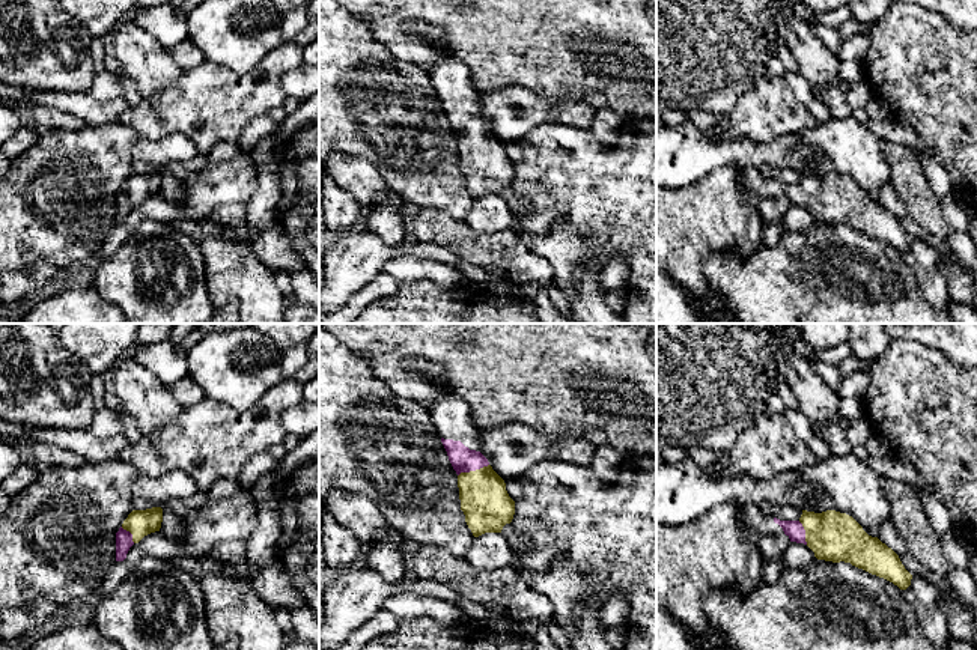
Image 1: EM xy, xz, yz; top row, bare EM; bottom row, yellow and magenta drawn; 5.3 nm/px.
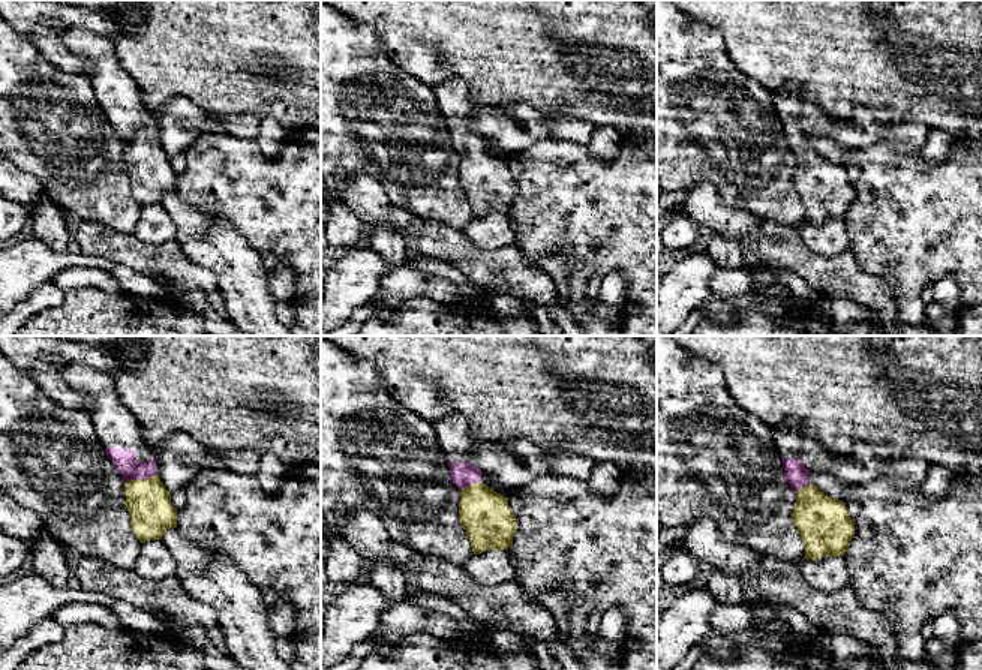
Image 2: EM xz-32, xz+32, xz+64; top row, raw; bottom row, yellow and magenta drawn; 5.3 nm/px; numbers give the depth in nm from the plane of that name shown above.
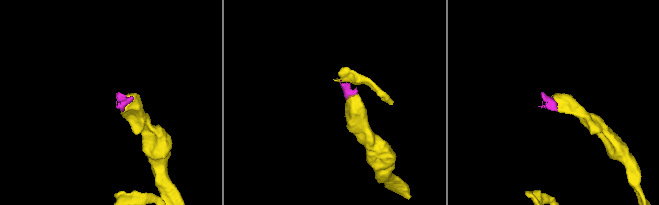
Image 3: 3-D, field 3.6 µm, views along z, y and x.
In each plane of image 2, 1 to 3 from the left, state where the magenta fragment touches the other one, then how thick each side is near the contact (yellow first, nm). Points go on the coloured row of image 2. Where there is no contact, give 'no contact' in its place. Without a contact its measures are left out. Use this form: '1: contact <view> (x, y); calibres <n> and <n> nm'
1: contact xz-32 (140, 480); calibres 240 and 130 nm
2: contact xz+32 (471, 484); calibres 280 and 140 nm
3: contact xz+64 (802, 487); calibres 280 and 120 nm

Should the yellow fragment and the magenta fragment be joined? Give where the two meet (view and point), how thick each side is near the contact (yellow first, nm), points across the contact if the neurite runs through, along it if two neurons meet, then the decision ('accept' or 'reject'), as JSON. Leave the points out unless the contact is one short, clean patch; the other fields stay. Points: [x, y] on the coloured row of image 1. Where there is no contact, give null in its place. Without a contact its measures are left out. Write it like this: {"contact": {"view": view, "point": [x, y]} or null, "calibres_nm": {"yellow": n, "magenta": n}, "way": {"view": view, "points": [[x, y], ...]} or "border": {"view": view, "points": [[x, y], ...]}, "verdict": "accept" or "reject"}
{"contact": {"view": "xz", "point": [473, 471]}, "calibres_nm": {"yellow": 260, "magenta": 140}, "way": {"view": "xz", "points": [[486, 506], [473, 471], [462, 459]]}, "verdict": "accept"}

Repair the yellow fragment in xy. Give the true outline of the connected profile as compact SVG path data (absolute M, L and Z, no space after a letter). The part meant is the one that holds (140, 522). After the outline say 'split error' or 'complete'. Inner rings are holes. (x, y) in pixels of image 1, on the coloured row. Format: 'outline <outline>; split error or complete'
outline M163 509L132 510L116 533L116 561L123 561L129 548L145 536L160 531Z; split error

